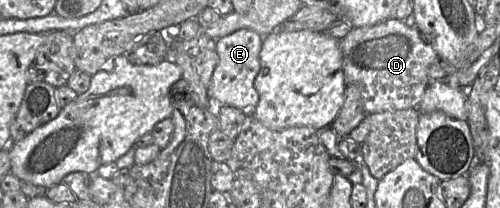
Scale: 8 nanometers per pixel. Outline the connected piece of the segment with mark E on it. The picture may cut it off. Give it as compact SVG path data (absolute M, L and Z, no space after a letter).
M240 29L215 41L218 63L213 72L208 94L214 106L227 105L252 112L259 103L254 81L260 71L263 36L249 29Z

